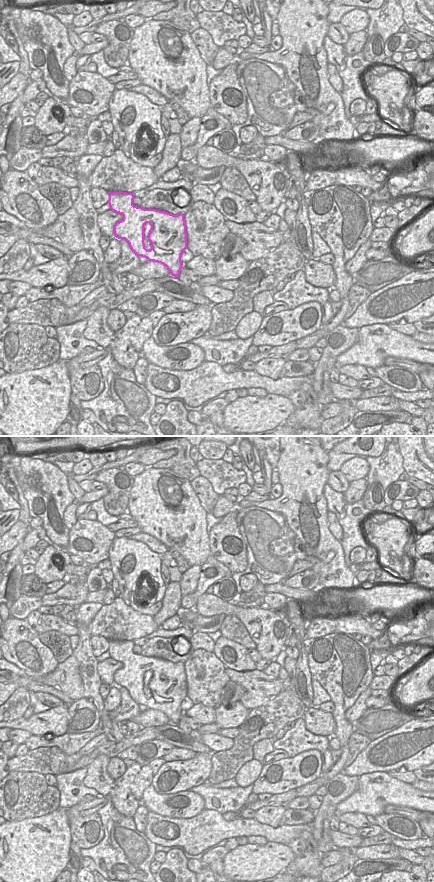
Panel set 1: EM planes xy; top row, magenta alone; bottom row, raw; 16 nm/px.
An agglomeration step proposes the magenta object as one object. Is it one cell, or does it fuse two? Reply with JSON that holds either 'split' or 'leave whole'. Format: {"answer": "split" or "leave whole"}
{"answer": "leave whole"}

